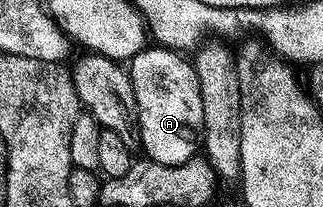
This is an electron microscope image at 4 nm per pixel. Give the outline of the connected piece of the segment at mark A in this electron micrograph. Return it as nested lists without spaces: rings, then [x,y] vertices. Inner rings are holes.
[[[161,45],[147,46],[129,60],[128,70],[138,106],[138,135],[142,139],[141,150],[145,158],[164,165],[180,165],[199,154],[204,125],[204,105],[200,97],[200,81],[196,77],[193,62],[185,54]]]

